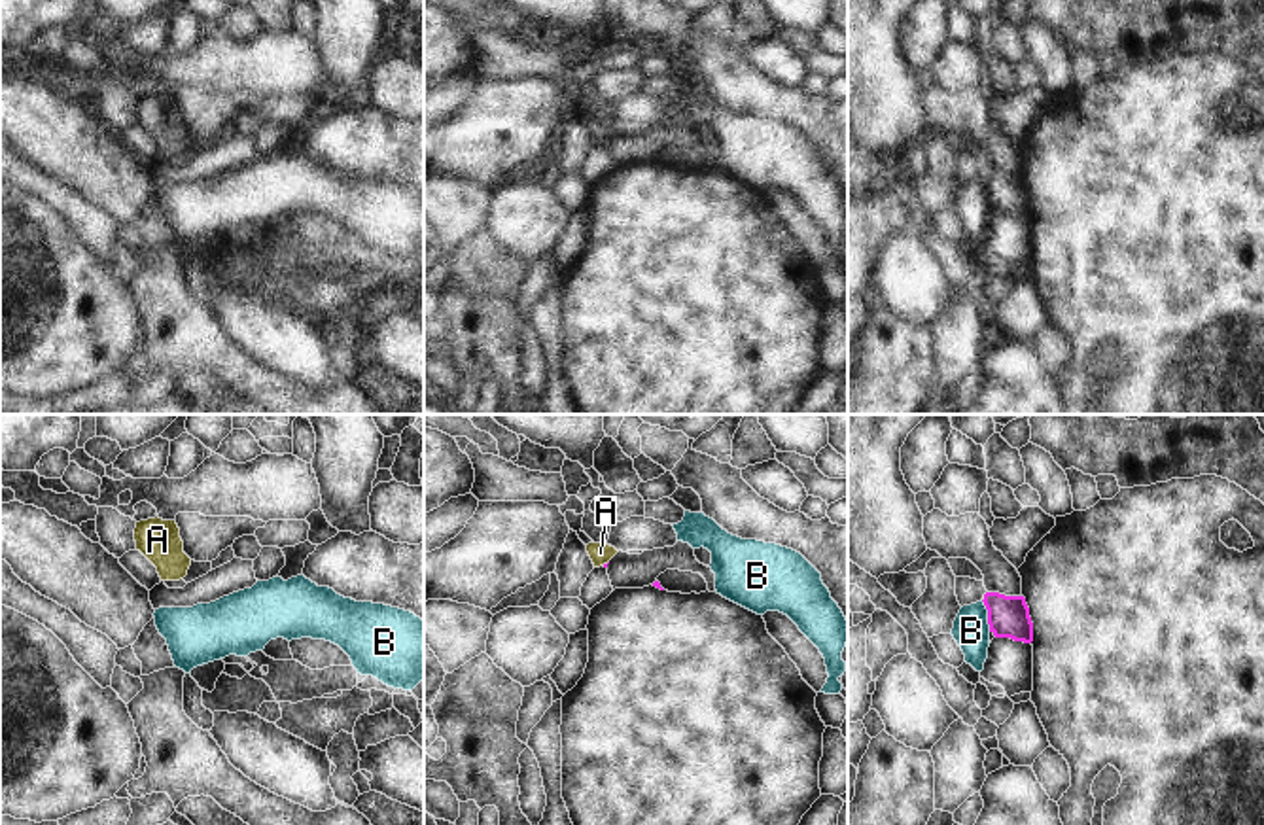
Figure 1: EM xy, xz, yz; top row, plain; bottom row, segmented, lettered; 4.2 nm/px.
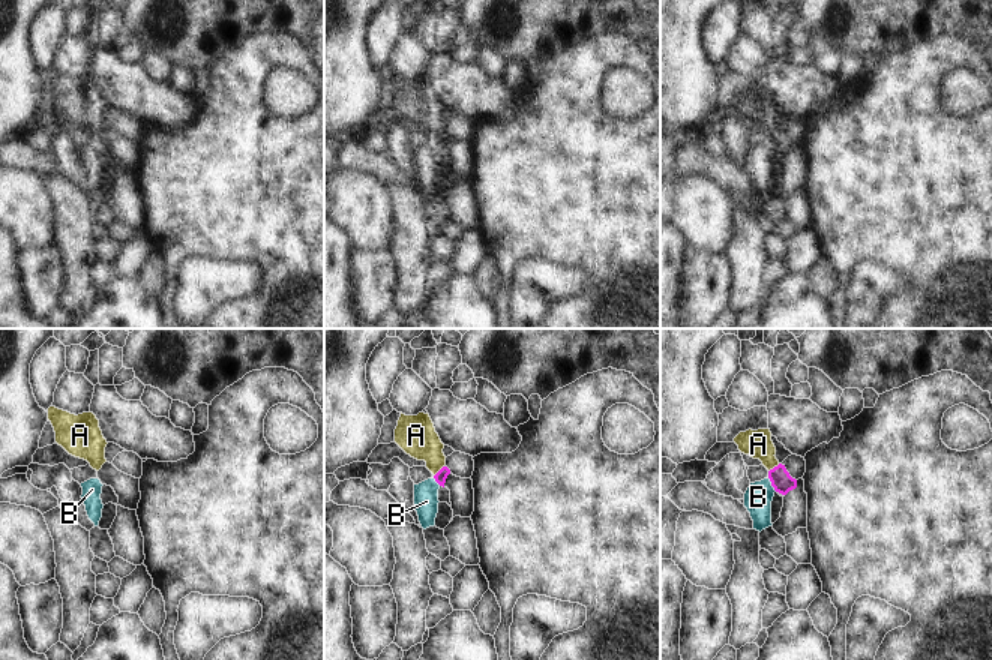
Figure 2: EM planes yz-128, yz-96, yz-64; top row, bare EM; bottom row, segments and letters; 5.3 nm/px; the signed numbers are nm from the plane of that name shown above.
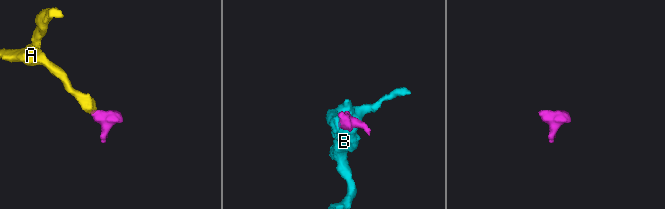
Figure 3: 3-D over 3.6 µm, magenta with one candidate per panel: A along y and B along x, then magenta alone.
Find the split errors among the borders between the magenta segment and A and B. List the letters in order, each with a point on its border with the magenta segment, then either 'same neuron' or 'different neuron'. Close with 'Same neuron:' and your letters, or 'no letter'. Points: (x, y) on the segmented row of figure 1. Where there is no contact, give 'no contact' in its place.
A: contact xz (604, 564); same neuron
B: contact yz (988, 615); different neuron
Same neuron: A

